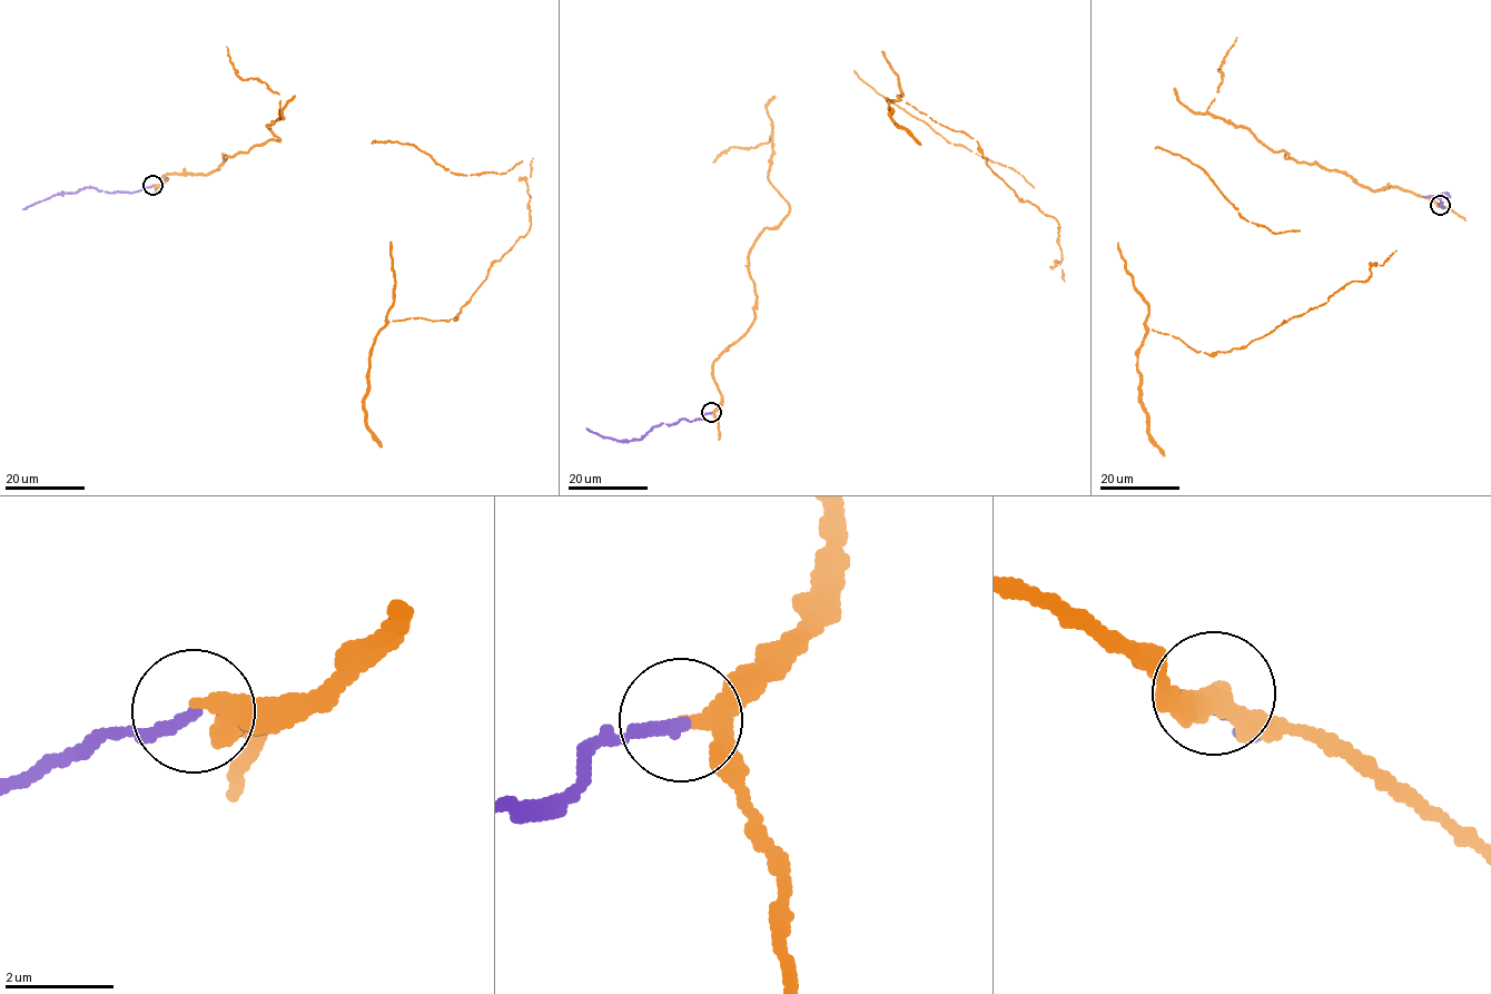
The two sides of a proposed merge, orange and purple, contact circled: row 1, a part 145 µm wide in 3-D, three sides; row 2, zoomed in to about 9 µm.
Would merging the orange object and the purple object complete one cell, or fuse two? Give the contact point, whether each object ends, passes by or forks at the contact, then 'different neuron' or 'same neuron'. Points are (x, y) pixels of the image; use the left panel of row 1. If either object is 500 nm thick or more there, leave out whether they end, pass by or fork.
(152, 185) | orange passes by | purple ends | same neuron

